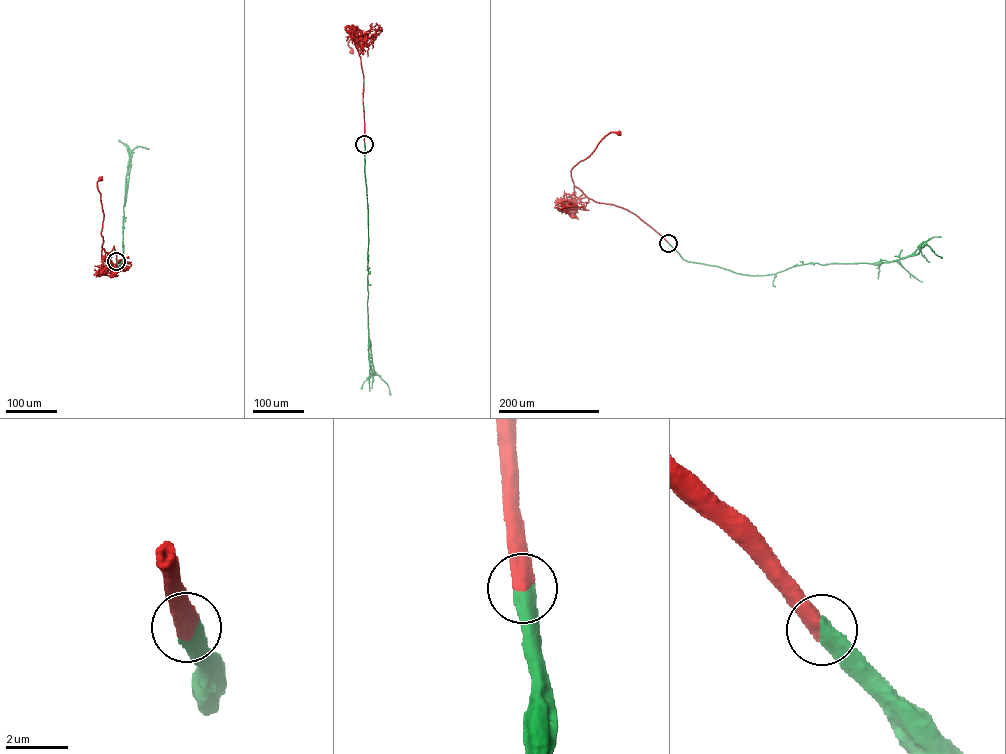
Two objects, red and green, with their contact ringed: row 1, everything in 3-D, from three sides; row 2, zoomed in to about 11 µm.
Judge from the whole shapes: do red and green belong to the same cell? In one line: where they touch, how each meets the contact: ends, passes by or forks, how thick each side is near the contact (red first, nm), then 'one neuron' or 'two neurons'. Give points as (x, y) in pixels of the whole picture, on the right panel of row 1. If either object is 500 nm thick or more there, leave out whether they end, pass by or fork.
place (668, 243); calibres 550 and 600 nm; one neuron

